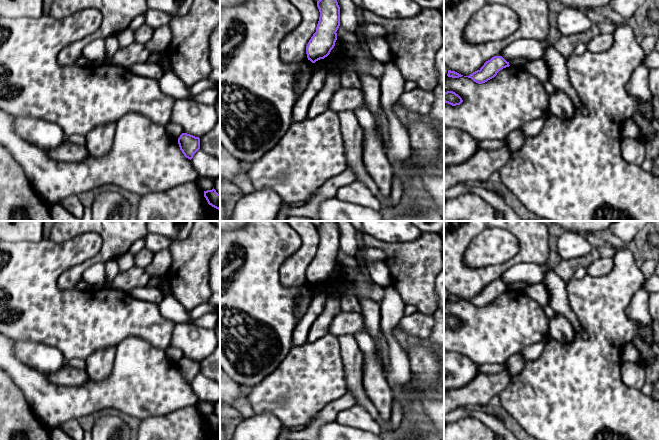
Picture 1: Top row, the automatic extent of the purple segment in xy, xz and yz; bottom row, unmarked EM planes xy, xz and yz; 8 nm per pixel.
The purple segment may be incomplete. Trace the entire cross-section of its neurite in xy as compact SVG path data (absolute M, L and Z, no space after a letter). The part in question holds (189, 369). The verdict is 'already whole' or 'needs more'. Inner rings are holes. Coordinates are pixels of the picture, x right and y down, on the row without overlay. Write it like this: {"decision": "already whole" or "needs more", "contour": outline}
{"decision": "already whole", "contour": "M182 357L178 362L178 368L184 380L191 384L194 378L200 373L200 362Z"}

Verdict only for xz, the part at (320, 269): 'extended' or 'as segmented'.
as segmented

